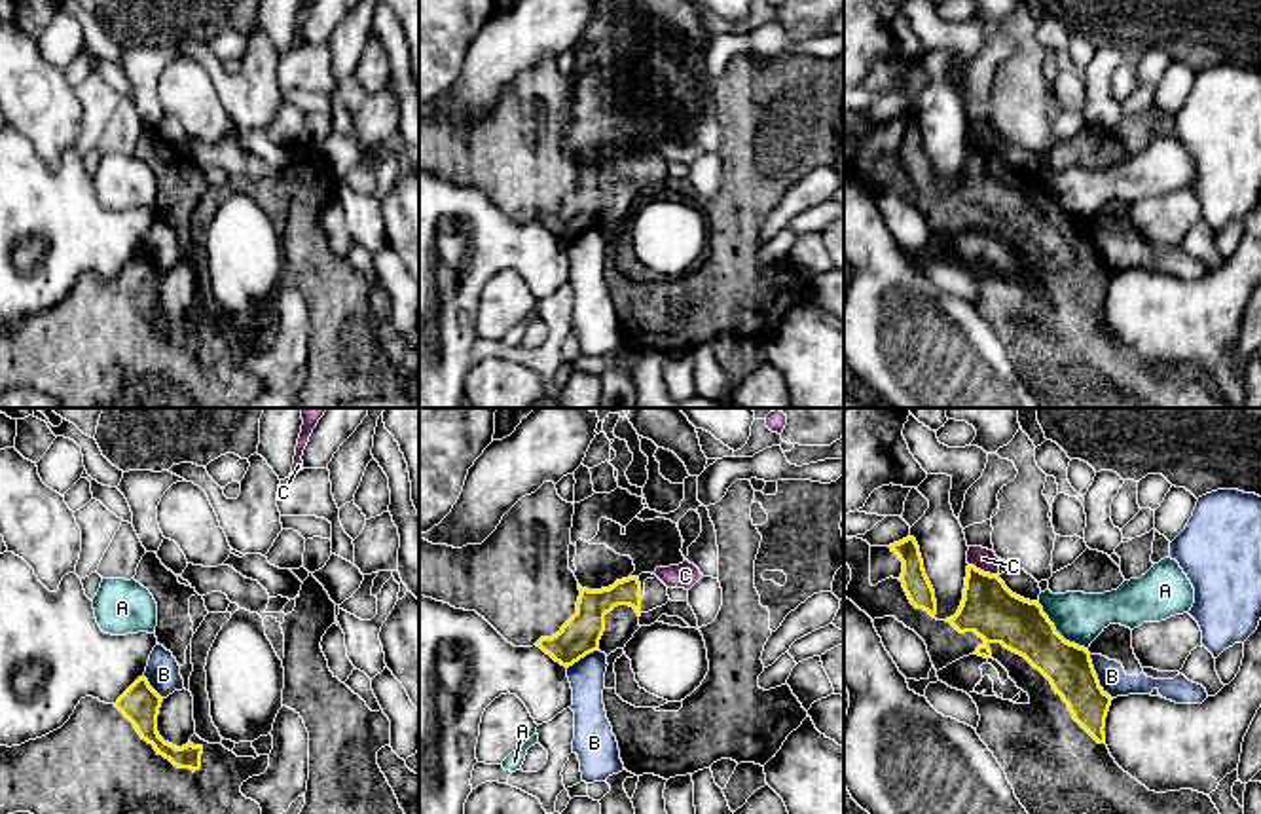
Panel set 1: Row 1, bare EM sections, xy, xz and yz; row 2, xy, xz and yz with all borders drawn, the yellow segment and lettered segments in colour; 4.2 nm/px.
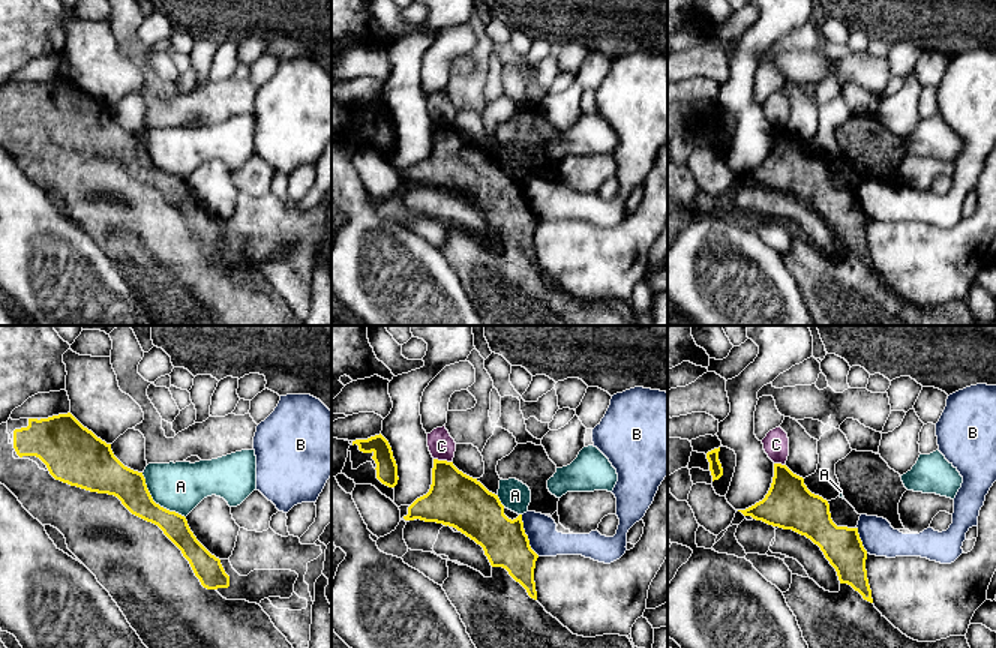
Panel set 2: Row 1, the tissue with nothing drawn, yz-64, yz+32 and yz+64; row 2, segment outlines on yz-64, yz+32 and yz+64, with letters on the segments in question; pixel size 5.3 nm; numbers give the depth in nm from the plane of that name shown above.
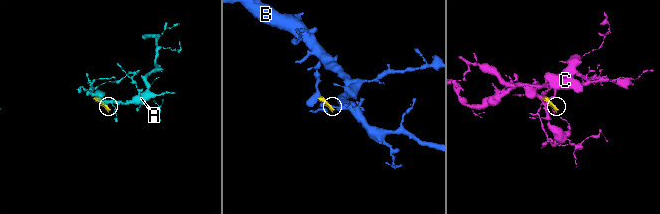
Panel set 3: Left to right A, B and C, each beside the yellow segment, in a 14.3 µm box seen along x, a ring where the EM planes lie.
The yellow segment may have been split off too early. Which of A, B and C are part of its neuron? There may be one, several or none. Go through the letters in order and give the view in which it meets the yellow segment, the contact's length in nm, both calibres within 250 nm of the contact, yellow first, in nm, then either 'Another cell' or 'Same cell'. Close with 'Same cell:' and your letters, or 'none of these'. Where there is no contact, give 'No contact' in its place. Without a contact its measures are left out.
A: Touches yellow in yz. Shared border 300 nm. Thickness 240 nm (yellow) against 220 nm. Another cell
B: Touches yellow in yz. Shared border 220 nm. Thickness 200 nm (yellow) against 120 nm. Another cell
C: Touches yellow in yz. Shared border 140 nm. Thickness 240 nm (yellow) against 90 nm. Another cell
Same cell: none of these

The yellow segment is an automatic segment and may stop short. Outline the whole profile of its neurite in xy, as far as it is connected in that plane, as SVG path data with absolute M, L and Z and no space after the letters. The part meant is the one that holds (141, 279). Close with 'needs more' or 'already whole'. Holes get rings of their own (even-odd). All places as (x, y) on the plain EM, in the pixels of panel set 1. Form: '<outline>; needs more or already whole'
M142 250L116 279L85 271L61 304L21 321L0 321L0 393L30 387L53 397L63 408L247 408L260 395L262 383L241 368L241 361L267 345L269 330L237 332L197 309L176 323L157 307L161 277Z; needs more

